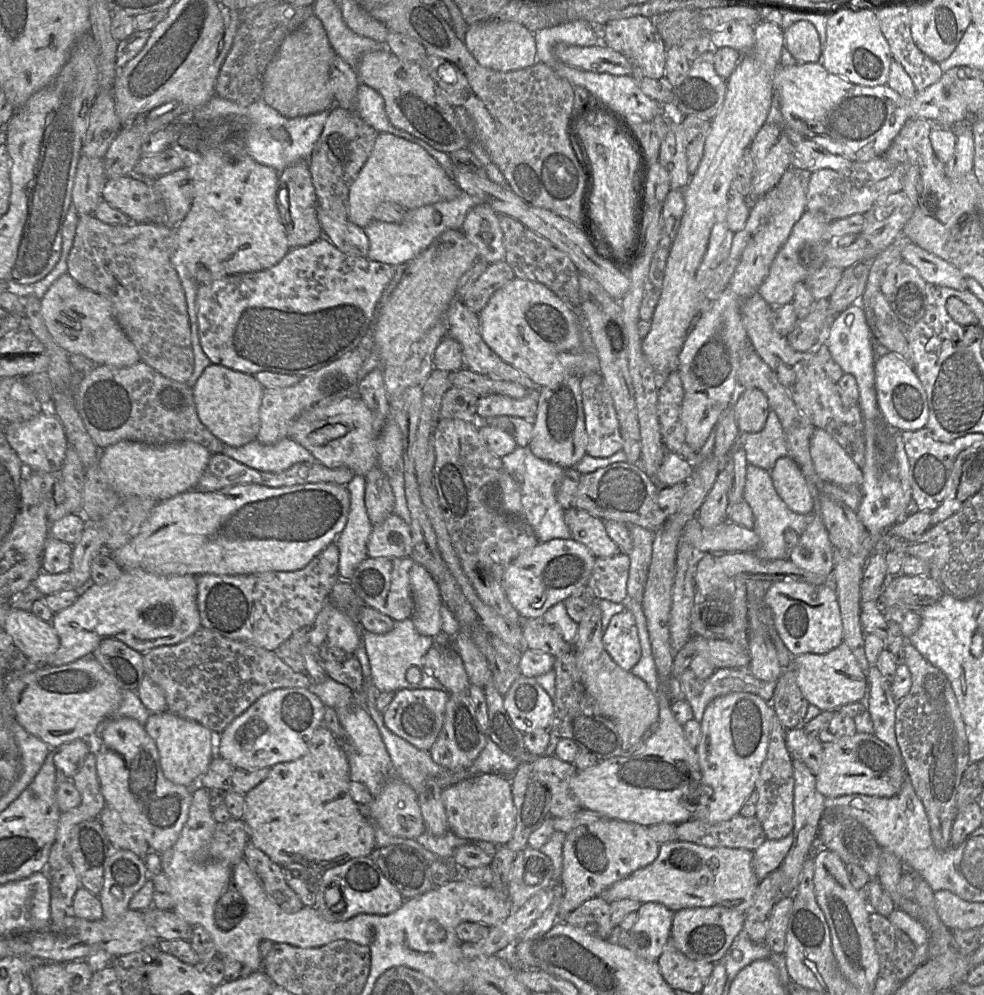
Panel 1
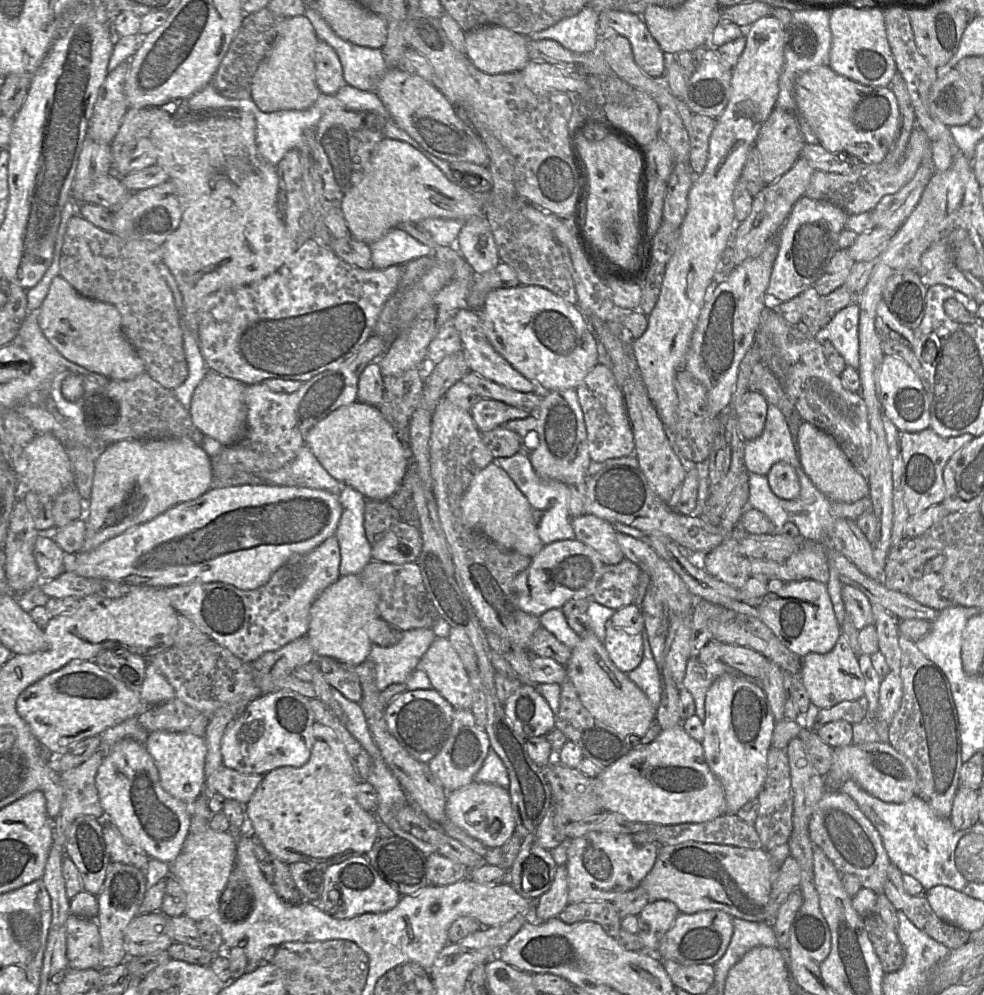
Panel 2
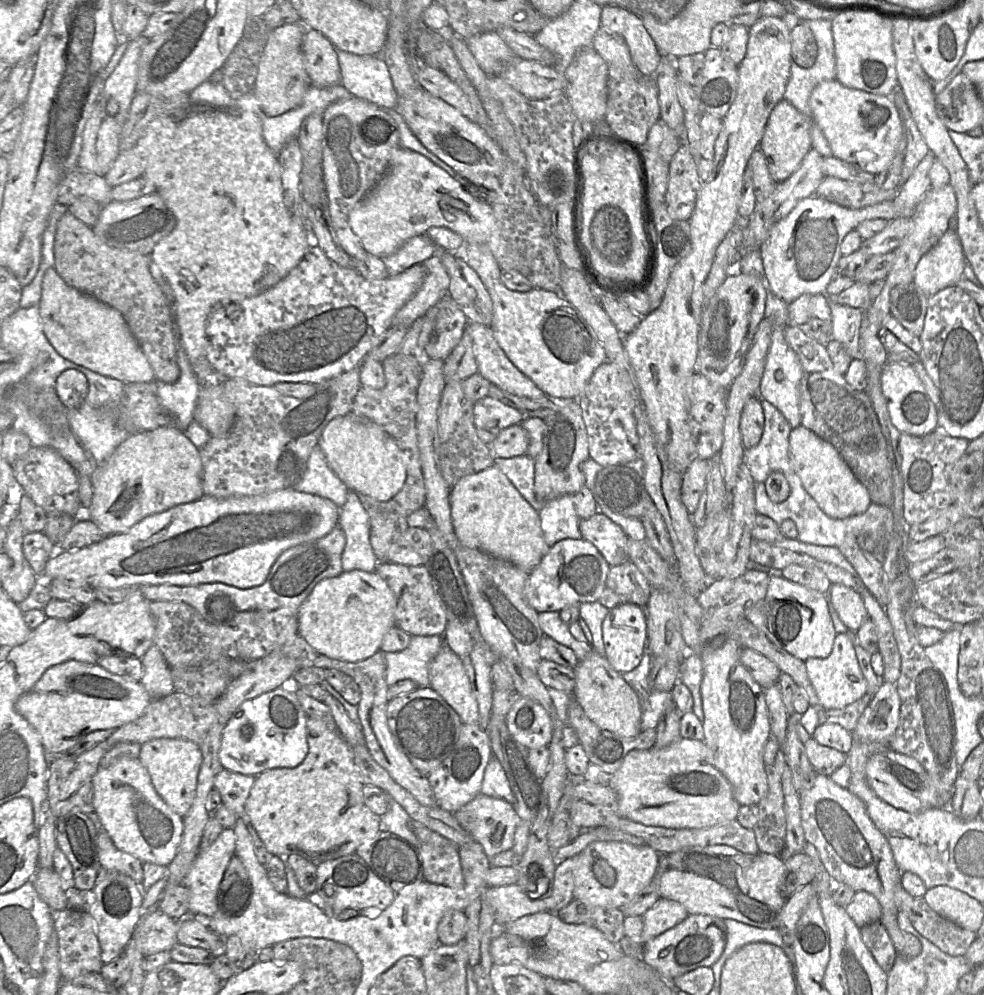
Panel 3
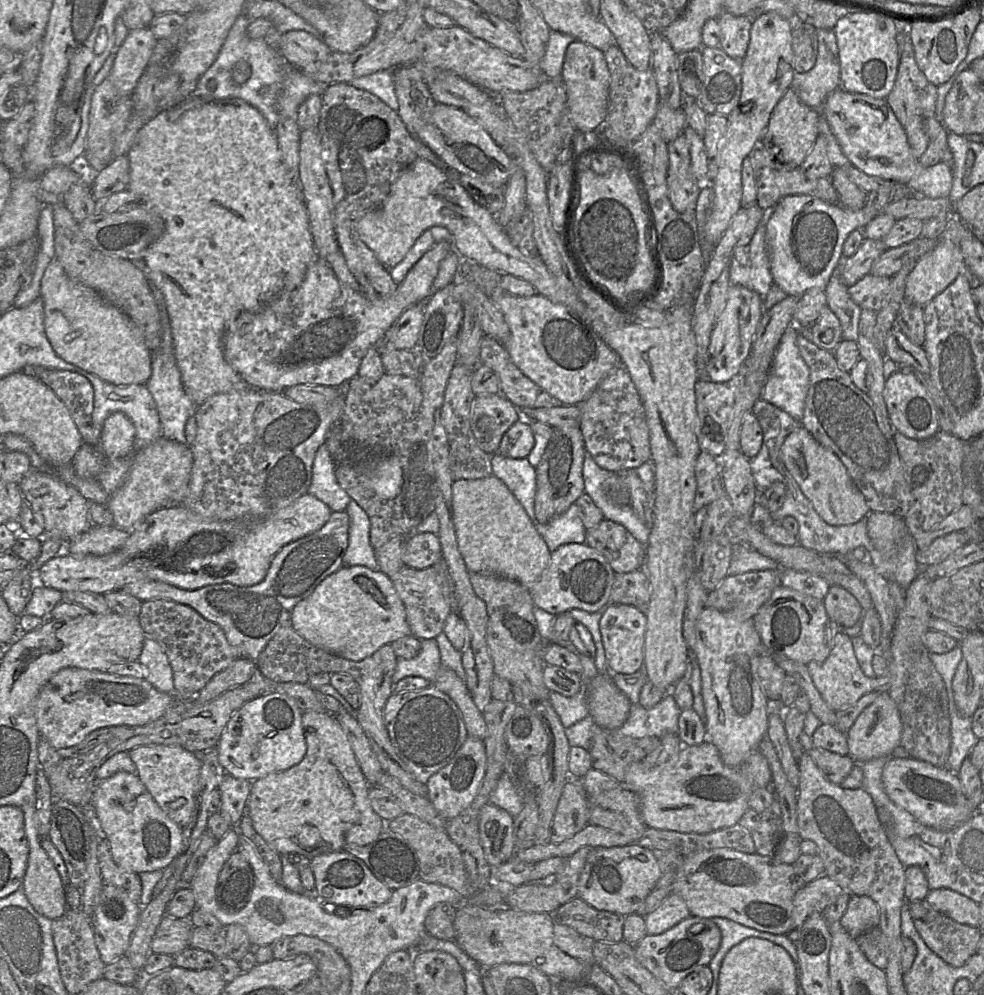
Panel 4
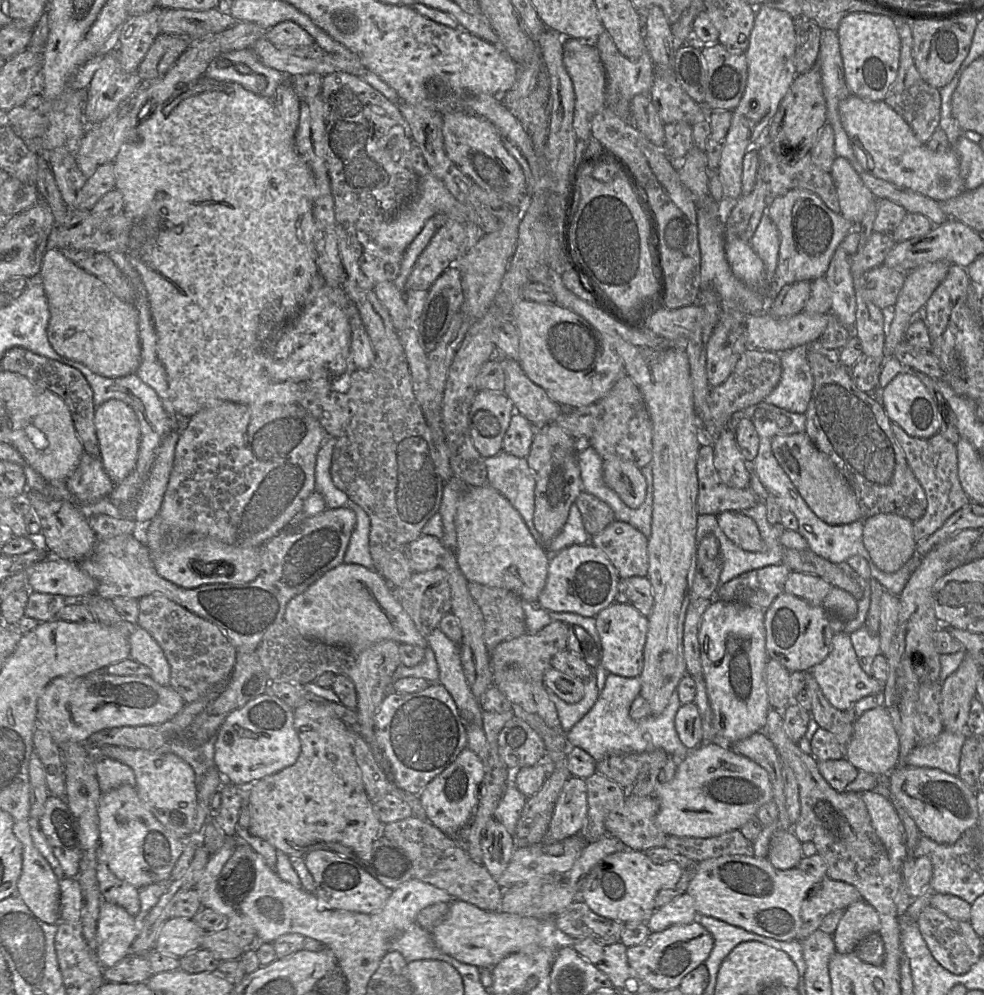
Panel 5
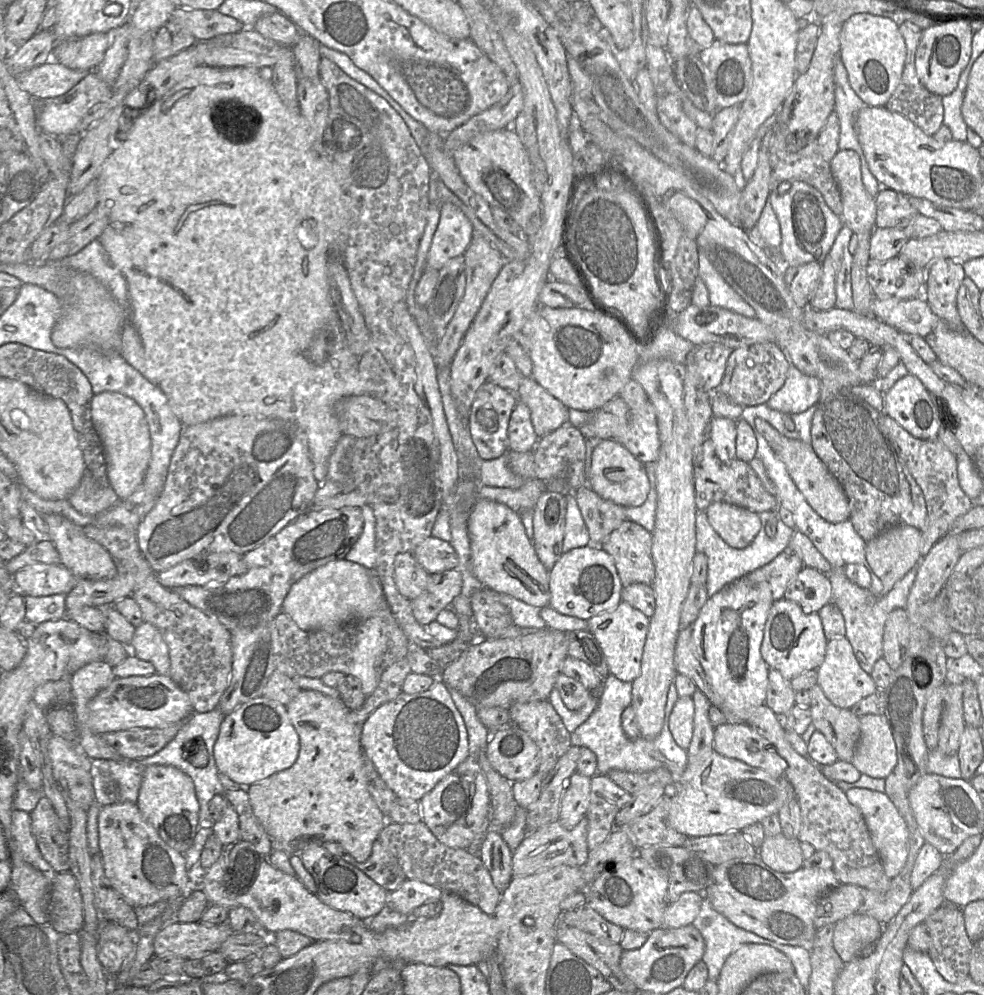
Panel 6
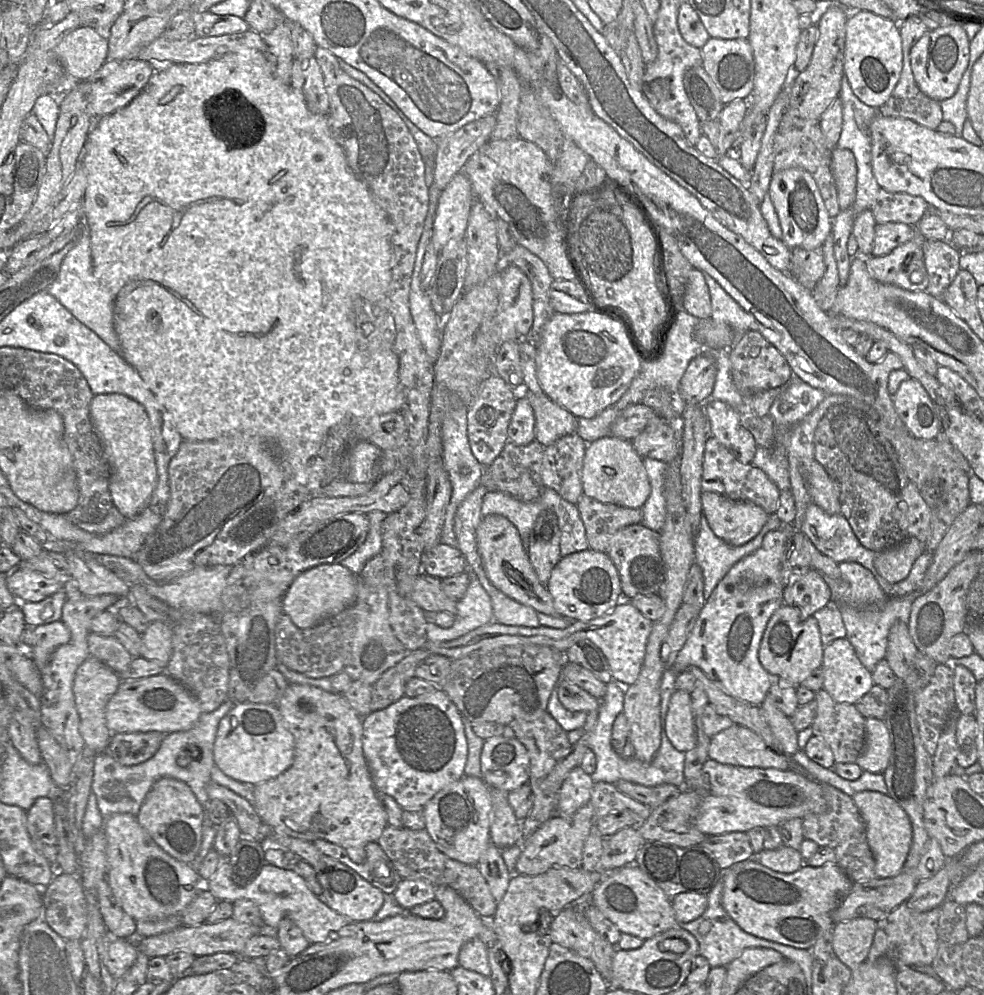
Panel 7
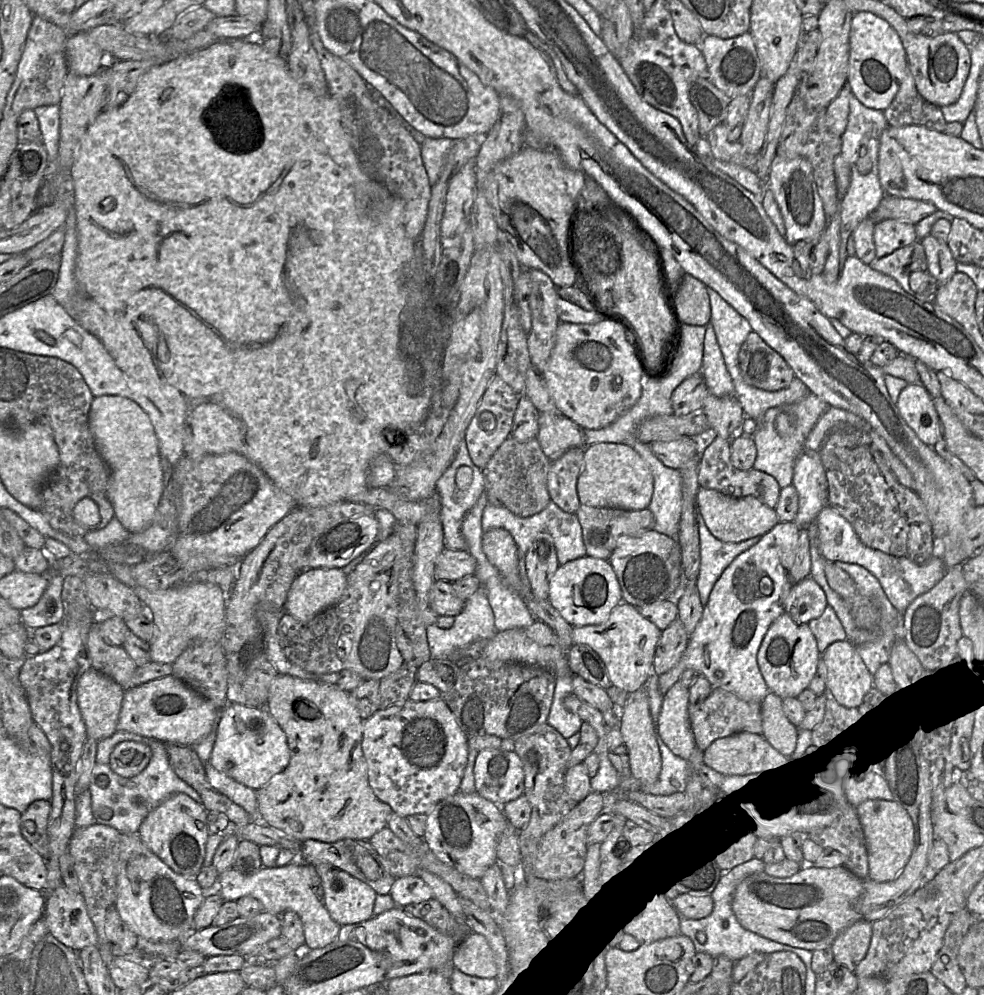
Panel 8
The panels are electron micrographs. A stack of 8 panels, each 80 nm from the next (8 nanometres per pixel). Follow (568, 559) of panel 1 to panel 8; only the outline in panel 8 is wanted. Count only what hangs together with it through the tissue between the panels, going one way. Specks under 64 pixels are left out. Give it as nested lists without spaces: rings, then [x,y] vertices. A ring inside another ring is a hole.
[[[585,555],[559,565],[550,581],[549,601],[570,625],[579,627],[603,623],[623,599],[610,561]]]

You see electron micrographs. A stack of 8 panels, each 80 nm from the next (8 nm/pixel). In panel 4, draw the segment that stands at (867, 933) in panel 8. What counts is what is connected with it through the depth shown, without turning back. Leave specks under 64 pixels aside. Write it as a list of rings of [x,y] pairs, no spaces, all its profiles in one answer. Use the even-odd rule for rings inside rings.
[[[851,895],[847,909],[840,919],[841,926],[853,938],[878,927],[880,922],[879,908],[869,896]]]

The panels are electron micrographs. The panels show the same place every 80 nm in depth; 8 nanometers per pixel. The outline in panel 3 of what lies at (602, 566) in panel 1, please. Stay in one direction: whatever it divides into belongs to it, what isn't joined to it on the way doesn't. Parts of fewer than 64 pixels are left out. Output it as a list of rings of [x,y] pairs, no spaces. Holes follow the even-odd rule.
[[[630,561],[609,568],[605,589],[598,602],[607,609],[621,604],[645,608],[652,587],[641,571]]]

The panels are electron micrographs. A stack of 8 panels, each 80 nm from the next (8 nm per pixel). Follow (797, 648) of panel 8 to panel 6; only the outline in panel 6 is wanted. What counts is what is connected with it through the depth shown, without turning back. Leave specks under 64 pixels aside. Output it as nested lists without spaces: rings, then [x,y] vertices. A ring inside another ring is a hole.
[[[783,598],[773,603],[761,645],[762,658],[770,669],[779,671],[789,681],[806,671],[817,670],[824,662],[827,644],[818,613],[805,614],[797,603]]]

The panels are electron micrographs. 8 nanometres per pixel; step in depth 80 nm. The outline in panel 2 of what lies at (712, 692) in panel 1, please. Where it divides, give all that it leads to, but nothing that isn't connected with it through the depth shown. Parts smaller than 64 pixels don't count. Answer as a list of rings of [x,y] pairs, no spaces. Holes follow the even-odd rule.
[[[691,657],[687,662],[681,687],[684,687],[691,693],[695,703],[695,715],[702,722],[705,720],[705,698],[707,691],[717,678],[726,673],[738,672],[733,671],[722,661],[703,664],[697,657]]]

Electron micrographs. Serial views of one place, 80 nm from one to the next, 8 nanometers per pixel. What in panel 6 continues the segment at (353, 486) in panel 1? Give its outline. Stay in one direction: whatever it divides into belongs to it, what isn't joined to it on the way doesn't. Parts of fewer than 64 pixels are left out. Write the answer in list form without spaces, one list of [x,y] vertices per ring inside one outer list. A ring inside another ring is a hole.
[[[364,506],[360,508],[364,525],[363,530],[346,554],[344,560],[357,563],[369,570],[375,571],[376,550],[375,550],[375,525],[376,519],[372,508]]]

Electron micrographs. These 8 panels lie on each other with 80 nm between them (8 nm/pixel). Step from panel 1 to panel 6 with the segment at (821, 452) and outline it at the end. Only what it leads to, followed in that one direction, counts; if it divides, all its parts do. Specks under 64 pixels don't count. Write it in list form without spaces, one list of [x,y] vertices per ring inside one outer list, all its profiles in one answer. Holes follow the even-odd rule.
[[[761,418],[755,419],[755,427],[766,439],[775,454],[784,462],[792,480],[809,505],[824,520],[830,523],[838,523],[849,519],[849,503],[842,486],[817,456],[811,444],[783,436]]]

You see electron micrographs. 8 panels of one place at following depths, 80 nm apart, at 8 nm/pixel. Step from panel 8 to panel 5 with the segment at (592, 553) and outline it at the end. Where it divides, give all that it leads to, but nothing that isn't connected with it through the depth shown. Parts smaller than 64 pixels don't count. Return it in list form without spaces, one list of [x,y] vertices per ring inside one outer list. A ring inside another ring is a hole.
[[[582,490],[575,503],[580,511],[586,532],[594,536],[615,520],[611,508],[595,496]]]

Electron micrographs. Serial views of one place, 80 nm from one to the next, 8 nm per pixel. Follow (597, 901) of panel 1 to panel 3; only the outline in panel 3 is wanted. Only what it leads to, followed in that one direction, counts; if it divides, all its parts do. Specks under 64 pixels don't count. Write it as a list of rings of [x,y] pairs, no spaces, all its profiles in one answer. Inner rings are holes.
[[[574,898],[556,915],[565,923],[595,927],[612,943],[618,943],[624,936],[625,915],[619,908],[596,906]]]

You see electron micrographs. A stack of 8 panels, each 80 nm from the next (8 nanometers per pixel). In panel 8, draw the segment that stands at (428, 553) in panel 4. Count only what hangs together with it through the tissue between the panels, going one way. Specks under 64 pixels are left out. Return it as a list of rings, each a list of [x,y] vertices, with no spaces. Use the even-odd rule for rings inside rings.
[[[444,548],[436,560],[434,576],[436,580],[453,582],[474,575],[475,570],[476,560],[467,550]]]

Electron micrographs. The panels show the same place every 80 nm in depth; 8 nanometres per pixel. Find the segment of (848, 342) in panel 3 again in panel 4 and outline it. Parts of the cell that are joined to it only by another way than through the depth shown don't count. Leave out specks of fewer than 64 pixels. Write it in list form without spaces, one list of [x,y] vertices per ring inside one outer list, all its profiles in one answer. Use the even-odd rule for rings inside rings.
[[[838,265],[825,288],[827,305],[838,318],[845,340],[857,341],[861,308],[851,299],[838,272]]]

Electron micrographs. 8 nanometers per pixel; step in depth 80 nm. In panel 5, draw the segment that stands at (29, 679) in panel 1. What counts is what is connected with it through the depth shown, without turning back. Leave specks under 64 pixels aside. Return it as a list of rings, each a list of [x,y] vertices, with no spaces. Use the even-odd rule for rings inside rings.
[[[150,676],[57,677],[37,699],[37,720],[57,744],[82,743],[92,734],[122,726],[160,725],[176,716],[186,705],[170,685],[162,686]]]

